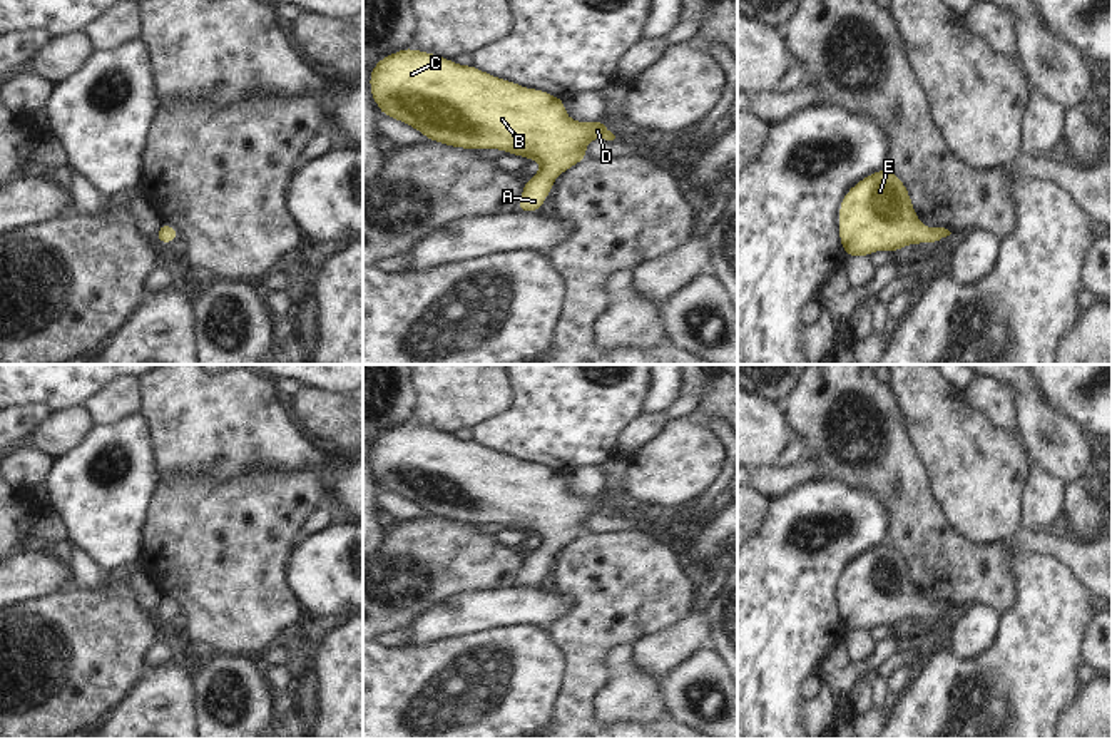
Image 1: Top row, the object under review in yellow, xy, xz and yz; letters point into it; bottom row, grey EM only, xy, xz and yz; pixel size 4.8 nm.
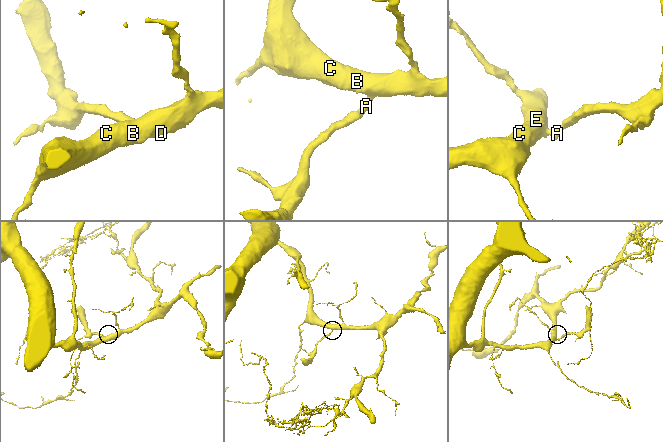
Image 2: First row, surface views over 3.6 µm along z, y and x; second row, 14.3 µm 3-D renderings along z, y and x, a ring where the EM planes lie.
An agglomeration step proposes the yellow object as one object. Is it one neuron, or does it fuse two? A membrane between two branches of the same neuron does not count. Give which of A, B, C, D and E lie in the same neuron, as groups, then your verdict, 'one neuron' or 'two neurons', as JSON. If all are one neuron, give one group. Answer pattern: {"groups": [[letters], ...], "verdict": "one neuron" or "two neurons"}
{"groups": [["A", "B", "C", "D", "E"]], "verdict": "one neuron"}

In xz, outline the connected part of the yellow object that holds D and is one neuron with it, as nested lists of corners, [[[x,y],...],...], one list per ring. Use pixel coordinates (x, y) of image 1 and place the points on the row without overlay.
[[[410,421],[378,435],[370,446],[370,465],[381,490],[416,503],[431,517],[470,525],[500,523],[505,528],[540,535],[540,545],[523,557],[515,582],[518,587],[538,587],[553,555],[589,532],[585,520],[592,513],[615,513],[602,493],[597,497],[570,495],[560,471]]]

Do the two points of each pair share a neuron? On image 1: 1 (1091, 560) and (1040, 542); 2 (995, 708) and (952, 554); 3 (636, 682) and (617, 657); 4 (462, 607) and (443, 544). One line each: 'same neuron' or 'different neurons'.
1: same neuron
2: different neurons
3: different neurons
4: different neurons

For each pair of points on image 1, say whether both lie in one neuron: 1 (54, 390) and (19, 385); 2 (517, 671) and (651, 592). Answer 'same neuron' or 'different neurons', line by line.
1: same neuron
2: different neurons

